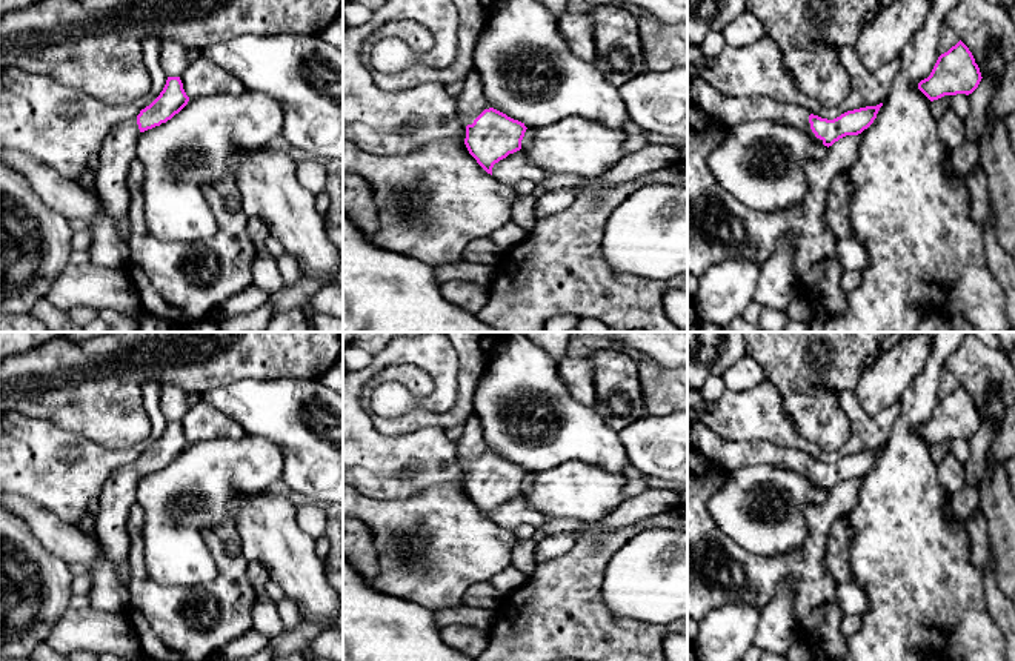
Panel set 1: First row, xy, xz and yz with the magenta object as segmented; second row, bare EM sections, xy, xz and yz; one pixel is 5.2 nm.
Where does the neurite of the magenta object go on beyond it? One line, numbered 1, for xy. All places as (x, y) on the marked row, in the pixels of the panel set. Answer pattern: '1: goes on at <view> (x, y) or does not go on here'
1: goes on at xy (119, 149)

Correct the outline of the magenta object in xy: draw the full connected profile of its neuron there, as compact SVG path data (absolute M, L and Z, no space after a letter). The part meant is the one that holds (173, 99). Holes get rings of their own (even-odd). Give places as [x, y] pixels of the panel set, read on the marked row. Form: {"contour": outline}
{"contour": "M168 77L163 91L149 106L137 117L115 125L105 137L94 183L105 211L126 243L129 241L131 203L126 180L131 163L137 158L137 141L145 131L171 120L188 101L180 77Z"}

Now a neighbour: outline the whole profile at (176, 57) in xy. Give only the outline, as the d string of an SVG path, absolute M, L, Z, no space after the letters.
M161 40L160 65L168 77L181 77L198 54L180 42Z

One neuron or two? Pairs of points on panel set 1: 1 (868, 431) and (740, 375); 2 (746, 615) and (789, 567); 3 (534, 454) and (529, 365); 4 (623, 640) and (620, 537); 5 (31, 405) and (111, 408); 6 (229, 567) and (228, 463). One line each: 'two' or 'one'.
1: two
2: two
3: one
4: one
5: one
6: two

